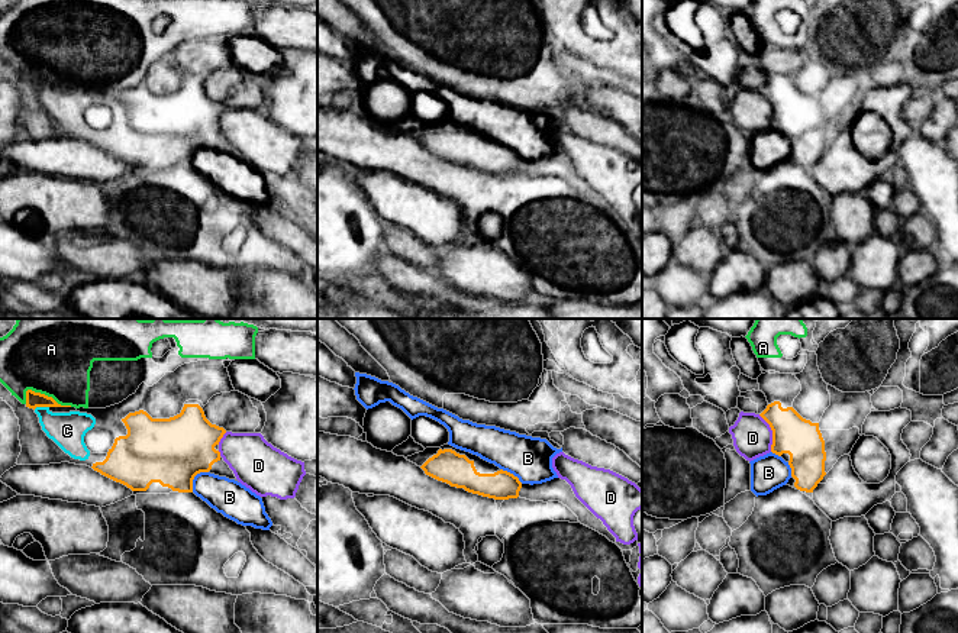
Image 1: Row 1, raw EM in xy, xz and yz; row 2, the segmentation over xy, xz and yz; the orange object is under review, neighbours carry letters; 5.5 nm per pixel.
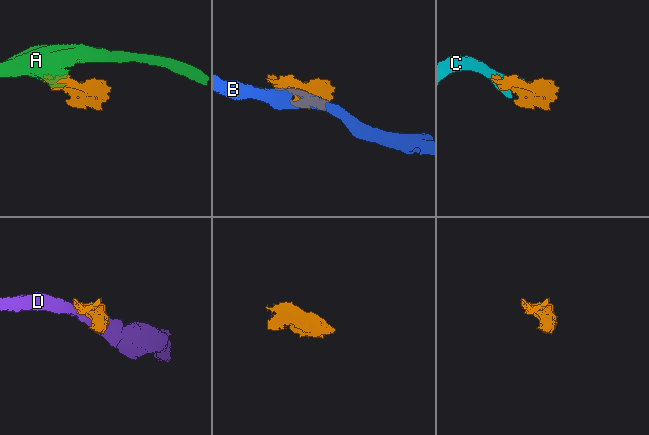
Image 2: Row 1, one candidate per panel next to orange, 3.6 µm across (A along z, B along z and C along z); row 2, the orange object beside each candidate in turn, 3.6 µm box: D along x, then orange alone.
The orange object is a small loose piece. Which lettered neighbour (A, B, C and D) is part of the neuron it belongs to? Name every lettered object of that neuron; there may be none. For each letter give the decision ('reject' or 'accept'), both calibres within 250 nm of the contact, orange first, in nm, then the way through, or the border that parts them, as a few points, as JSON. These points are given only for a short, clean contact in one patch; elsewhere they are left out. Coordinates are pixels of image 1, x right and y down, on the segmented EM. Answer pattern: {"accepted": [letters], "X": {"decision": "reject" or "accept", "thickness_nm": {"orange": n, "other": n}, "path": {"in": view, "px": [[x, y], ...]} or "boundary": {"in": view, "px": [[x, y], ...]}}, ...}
{"accepted": [], "A": {"decision": "reject", "thickness_nm": {"orange": 90, "other": 480}}, "B": {"decision": "reject", "thickness_nm": {"orange": 380, "other": 200}}, "C": {"decision": "reject", "thickness_nm": {"orange": 90, "other": 190}, "boundary": {"in": "xy", "px": [[48, 406], [36, 406], [34, 409]]}}, "D": {"decision": "reject", "thickness_nm": {"orange": 220, "other": 220}}}

